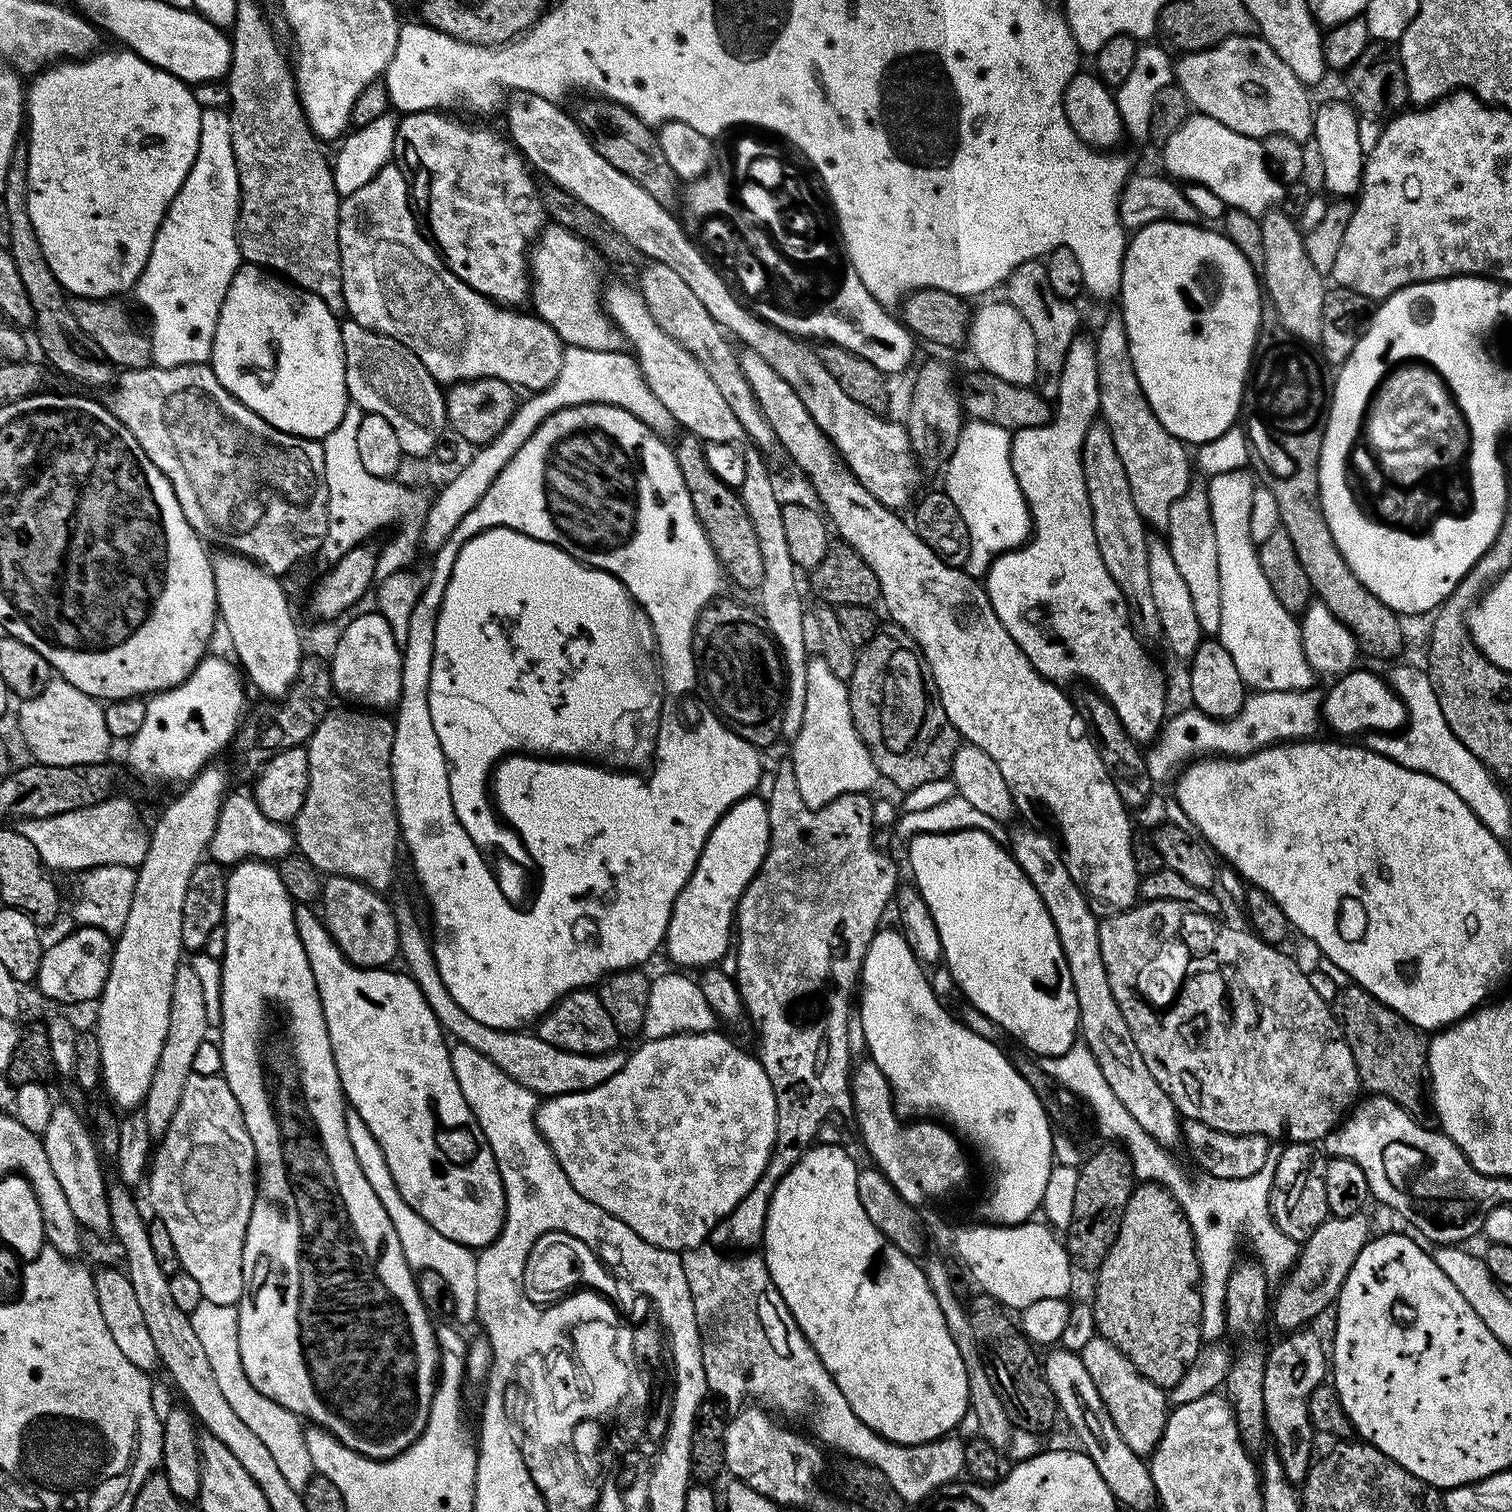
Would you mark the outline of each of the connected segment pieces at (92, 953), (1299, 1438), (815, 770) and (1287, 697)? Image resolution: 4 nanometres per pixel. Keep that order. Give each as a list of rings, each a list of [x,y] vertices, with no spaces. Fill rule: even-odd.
[[[73,927],[73,932],[65,934],[61,940],[56,940],[52,945],[43,949],[38,974],[34,981],[35,987],[40,987],[40,992],[48,1000],[57,1000],[60,1004],[84,1004],[87,1000],[99,1001],[102,990],[106,986],[106,978],[110,974],[110,962],[114,940],[111,935],[97,928]]]
[[[1308,1330],[1289,1331],[1276,1345],[1267,1349],[1264,1358],[1264,1377],[1262,1378],[1262,1402],[1266,1406],[1268,1434],[1274,1443],[1274,1451],[1286,1470],[1286,1478],[1293,1484],[1303,1485],[1308,1469],[1314,1463],[1312,1456],[1312,1436],[1314,1429],[1310,1422],[1308,1403],[1310,1394],[1319,1384],[1325,1383],[1330,1372],[1330,1356],[1326,1344],[1320,1341],[1316,1332]]]
[[[809,659],[806,670],[806,714],[802,718],[802,730],[798,730],[790,748],[792,748],[790,759],[794,766],[794,778],[798,782],[798,794],[802,794],[802,802],[807,808],[821,808],[834,802],[842,794],[867,793],[872,790],[868,788],[874,787],[876,780],[878,781],[876,764],[852,721],[847,683],[838,679],[830,667],[826,666],[824,659]]]
[[[1315,687],[1303,688],[1300,692],[1253,691],[1245,695],[1242,710],[1228,720],[1215,720],[1202,714],[1195,706],[1188,706],[1185,712],[1178,713],[1173,720],[1172,717],[1165,719],[1158,739],[1147,749],[1148,777],[1153,785],[1160,786],[1163,780],[1171,781],[1181,765],[1193,758],[1208,758],[1213,754],[1220,758],[1239,758],[1270,748],[1273,744],[1315,737],[1319,733],[1316,731],[1322,728],[1322,696],[1316,691]]]

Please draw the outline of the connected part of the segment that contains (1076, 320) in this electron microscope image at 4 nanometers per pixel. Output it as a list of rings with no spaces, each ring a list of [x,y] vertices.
[[[1040,260],[1022,262],[1022,266],[1018,266],[1009,274],[1006,281],[1007,288],[1007,303],[1012,304],[1014,310],[1018,310],[1018,314],[1022,314],[1022,318],[1026,318],[1026,322],[1030,322],[1030,330],[1034,333],[1034,346],[1036,347],[1036,382],[1034,387],[1045,400],[1055,401],[1058,386],[1062,382],[1062,366],[1066,366],[1066,352],[1070,350],[1070,346],[1076,341],[1077,335],[1081,331],[1080,316],[1076,313],[1077,305],[1073,301],[1063,300],[1058,298],[1058,294],[1054,294],[1054,290],[1050,286],[1050,278],[1046,278],[1046,266]]]

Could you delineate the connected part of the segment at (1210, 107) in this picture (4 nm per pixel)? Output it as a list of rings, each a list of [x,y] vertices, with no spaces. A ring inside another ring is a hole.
[[[1259,35],[1231,36],[1213,48],[1203,48],[1200,52],[1185,52],[1175,61],[1174,83],[1186,94],[1189,105],[1199,115],[1209,116],[1222,126],[1230,126],[1243,136],[1263,138],[1270,134],[1286,134],[1286,138],[1294,138],[1301,142],[1313,139],[1312,117],[1314,103],[1308,97],[1309,89],[1301,82],[1294,70],[1270,50],[1268,43]]]

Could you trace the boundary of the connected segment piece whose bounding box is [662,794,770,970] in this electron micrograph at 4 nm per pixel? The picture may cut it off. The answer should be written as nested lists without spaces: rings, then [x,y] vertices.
[[[749,794],[743,800],[738,801],[734,807],[728,809],[728,813],[714,826],[714,830],[708,836],[704,844],[702,854],[698,858],[696,868],[692,871],[692,877],[686,882],[686,886],[678,894],[678,898],[672,907],[668,929],[664,935],[663,951],[668,951],[668,956],[676,965],[684,970],[701,970],[708,965],[720,962],[724,955],[729,955],[730,940],[728,935],[734,932],[734,917],[736,905],[740,903],[740,895],[746,890],[746,886],[754,878],[759,870],[760,863],[768,849],[770,838],[770,818],[768,817],[768,805],[756,794]]]

